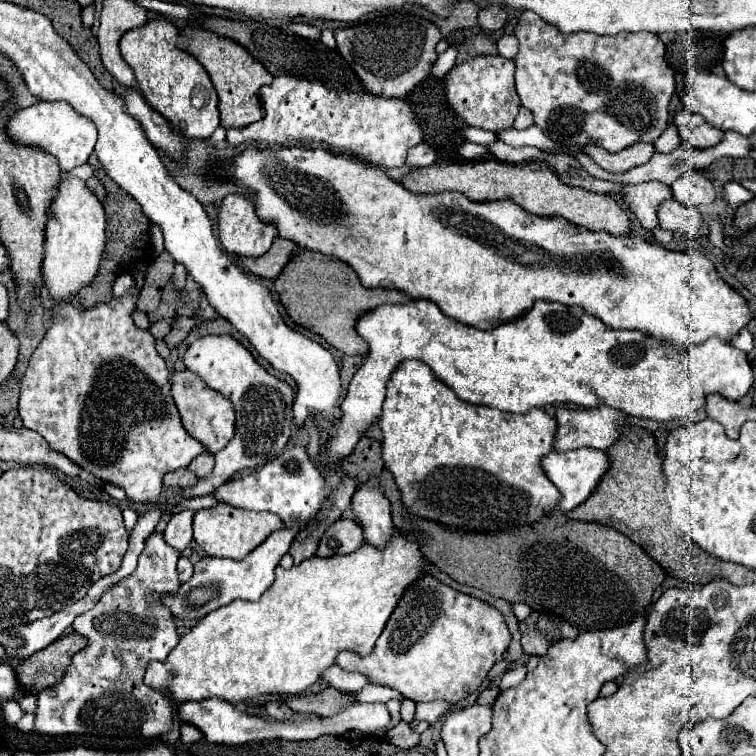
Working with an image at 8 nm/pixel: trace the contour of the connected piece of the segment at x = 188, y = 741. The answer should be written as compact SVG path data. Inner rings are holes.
M187 723L181 725L181 743L183 745L193 745L193 743L197 743L201 739L203 739L203 733L199 729L195 729L195 727L187 725Z

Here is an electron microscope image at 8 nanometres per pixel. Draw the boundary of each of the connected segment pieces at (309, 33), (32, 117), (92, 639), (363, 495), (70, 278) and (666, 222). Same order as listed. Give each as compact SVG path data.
M291 23L291 29L295 35L299 37L305 37L305 39L319 39L321 31L313 25L307 25L307 23Z
M39 101L11 115L5 121L5 135L17 145L25 145L25 147L35 145L41 151L53 155L59 161L61 171L71 171L87 163L97 143L97 129L95 125L91 125L91 121L87 121L81 115L75 115L75 111L67 103L47 103L47 101Z
M151 533L145 541L145 549L139 555L139 565L133 575L121 579L115 583L103 597L101 601L87 613L79 615L73 623L75 633L87 637L87 647L79 651L73 657L73 663L69 665L65 677L61 683L57 683L51 689L45 689L37 695L37 721L35 721L35 731L45 733L45 735L107 735L107 737L159 737L167 733L173 725L173 705L167 697L161 693L149 689L143 683L145 667L153 659L165 659L167 653L177 645L179 635L175 631L173 617L169 609L163 605L151 603L153 593L175 593L179 589L179 579L177 579L177 559L179 551L167 545L163 533Z
M371 479L361 489L355 491L351 509L355 513L355 519L359 519L359 525L365 531L367 543L371 543L377 549L387 547L387 541L395 535L395 525L391 521L389 501L377 489L375 479Z
M61 179L59 193L51 203L51 219L45 231L43 275L53 303L75 297L81 287L89 287L103 261L105 253L105 211L97 197L79 179Z
M667 199L657 211L661 229L695 237L703 227L703 217L697 207L683 207L677 199Z

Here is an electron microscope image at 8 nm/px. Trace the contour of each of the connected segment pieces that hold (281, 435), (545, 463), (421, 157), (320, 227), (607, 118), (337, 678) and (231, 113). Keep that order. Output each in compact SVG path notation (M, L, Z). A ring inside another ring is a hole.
M205 335L199 337L189 345L189 349L183 355L185 367L193 373L197 373L207 387L219 391L235 405L235 437L215 453L215 469L207 479L201 479L195 489L187 487L183 491L183 497L197 497L197 495L209 495L213 489L229 481L235 473L241 469L259 469L267 465L267 461L275 459L291 435L291 407L293 407L293 391L279 381L277 377L269 375L255 359L253 355L237 343L229 335Z
M583 447L583 449L575 449L575 451L567 451L567 453L551 451L549 455L545 455L541 459L541 467L543 467L543 473L547 475L547 479L553 481L553 485L561 493L561 499L555 505L555 509L567 513L567 511L575 509L577 505L581 505L591 495L591 491L597 487L597 483L601 481L601 477L607 473L609 459L607 459L605 451Z
M425 143L411 147L411 151L407 153L407 167L411 167L411 169L429 167L433 163L435 163L435 151L433 151L433 147L429 147Z
M291 147L291 149L245 149L237 159L233 159L231 163L219 167L215 171L217 175L225 175L231 177L235 183L245 185L249 189L255 189L257 197L255 197L255 209L261 221L265 223L273 223L279 227L279 237L289 239L293 243L297 243L299 247L311 249L311 251L319 251L323 255L335 257L345 261L357 275L359 281L363 283L363 287L381 287L381 289L399 289L415 299L429 299L433 303L439 305L439 309L463 323L463 325L471 325L477 329L495 329L511 319L517 319L519 315L525 315L535 301L555 301L567 307L583 307L589 315L595 315L597 319L601 319L607 327L621 331L621 329L633 329L633 331L643 331L643 335L659 339L667 345L673 345L677 349L687 349L691 345L699 345L705 343L711 337L719 337L721 341L731 341L735 335L739 335L739 331L743 327L747 327L753 319L745 297L733 289L731 285L727 285L715 265L701 253L701 251L683 251L683 253L675 253L675 251L667 251L661 245L649 243L641 237L613 237L607 235L605 231L599 233L591 233L589 229L571 225L569 221L561 219L561 217L537 217L527 213L525 209L521 209L517 203L513 201L491 201L491 203L473 203L469 199L463 199L461 193L441 193L441 195L415 195L411 191L407 191L401 183L391 181L379 167L371 167L371 165L363 165L359 161L355 161L349 155L333 155L325 149L303 149L303 147Z
M531 11L521 13L515 35L519 39L519 53L515 57L515 85L521 105L533 113L535 125L541 127L541 131L559 145L567 149L599 145L609 153L619 153L639 141L655 143L667 129L669 103L677 85L675 73L665 59L665 43L659 39L659 35L639 31L601 37L579 31L577 35L565 37L557 31L557 27L545 23Z
M333 665L321 675L321 681L329 683L329 687L337 687L341 691L361 691L369 685L369 679L361 673L347 673L339 665Z
M185 27L179 35L177 45L193 55L209 73L213 87L219 95L219 111L221 111L221 125L225 129L243 129L263 117L263 107L259 101L259 89L273 81L269 71L257 63L243 47L231 39L219 37L211 31L203 31L199 27Z

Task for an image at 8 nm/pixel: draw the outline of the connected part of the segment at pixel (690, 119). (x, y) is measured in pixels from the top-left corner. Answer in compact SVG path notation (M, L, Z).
M683 109L674 117L674 124L681 135L683 143L693 145L695 149L711 149L723 139L723 131L711 127L701 115L695 115L693 111Z

